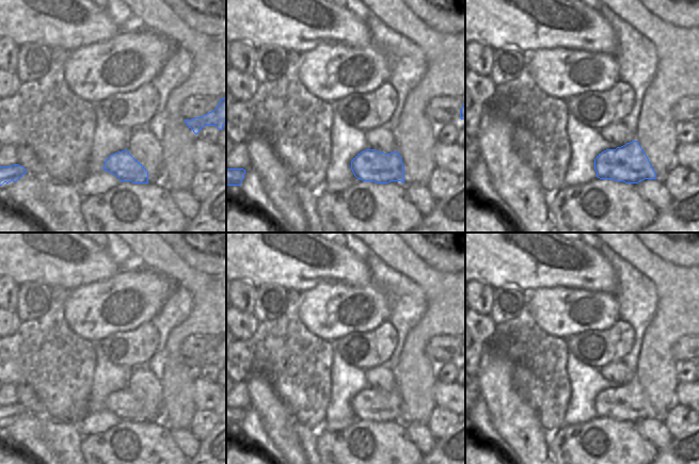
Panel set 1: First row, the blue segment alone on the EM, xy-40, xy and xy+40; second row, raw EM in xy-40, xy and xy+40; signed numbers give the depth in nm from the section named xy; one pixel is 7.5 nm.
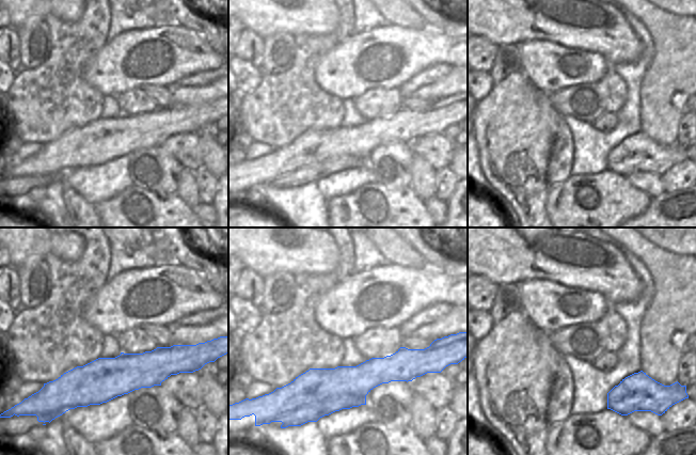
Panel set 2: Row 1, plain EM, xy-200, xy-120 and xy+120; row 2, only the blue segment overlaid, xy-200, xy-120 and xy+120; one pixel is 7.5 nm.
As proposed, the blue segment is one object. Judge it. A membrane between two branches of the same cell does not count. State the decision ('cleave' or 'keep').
cleave

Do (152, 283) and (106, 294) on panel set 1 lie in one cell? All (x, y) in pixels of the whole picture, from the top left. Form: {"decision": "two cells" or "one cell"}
{"decision": "one cell"}

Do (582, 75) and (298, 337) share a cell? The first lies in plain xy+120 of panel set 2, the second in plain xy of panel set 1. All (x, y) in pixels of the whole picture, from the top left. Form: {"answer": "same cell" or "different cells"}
{"answer": "different cells"}

